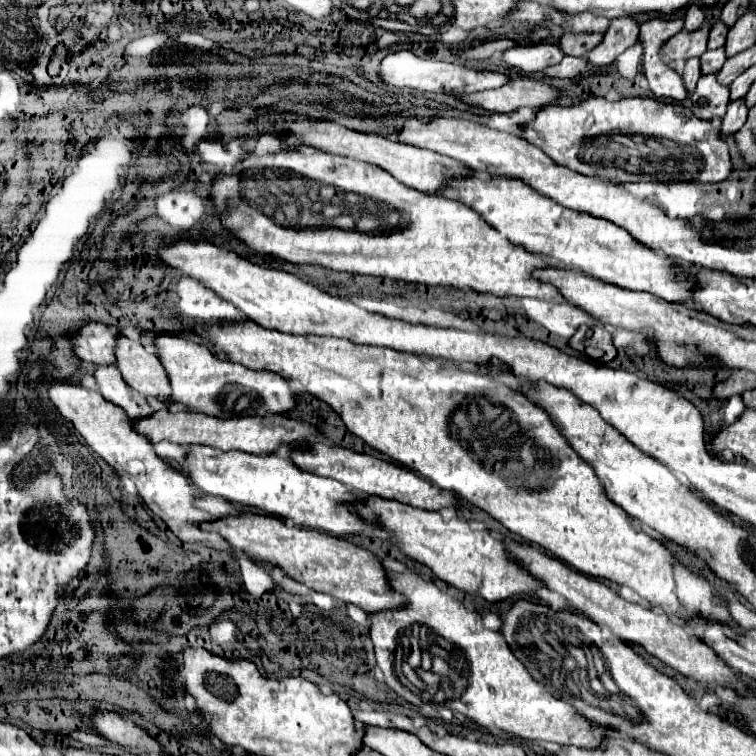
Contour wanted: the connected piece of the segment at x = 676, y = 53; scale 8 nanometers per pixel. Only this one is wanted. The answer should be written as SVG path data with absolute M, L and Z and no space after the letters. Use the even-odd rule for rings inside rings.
M708 24L704 30L696 30L696 32L686 32L680 30L678 34L674 34L670 40L664 42L660 54L664 62L674 62L674 60L688 60L688 58L696 58L702 52L706 52L706 38L708 38Z

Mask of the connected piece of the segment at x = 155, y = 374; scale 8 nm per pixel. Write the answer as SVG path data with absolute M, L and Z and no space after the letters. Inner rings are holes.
M120 334L116 346L116 366L120 368L126 384L130 384L142 396L158 400L172 412L184 410L182 404L176 404L172 400L170 380L162 362L156 356L148 354L140 342L134 342Z

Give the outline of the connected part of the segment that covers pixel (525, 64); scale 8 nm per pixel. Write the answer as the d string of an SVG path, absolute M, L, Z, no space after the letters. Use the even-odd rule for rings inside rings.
M540 42L540 44L526 44L526 46L516 44L502 54L502 60L508 68L514 68L524 74L532 74L532 72L542 72L552 64L558 64L562 56L564 52L556 44Z

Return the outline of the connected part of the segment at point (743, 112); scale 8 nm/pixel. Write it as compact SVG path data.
M744 100L730 102L730 104L728 104L728 112L726 112L726 116L722 118L722 126L720 126L722 138L726 138L726 136L730 136L730 134L736 134L736 132L744 126L746 116L748 116L748 108L746 108Z

